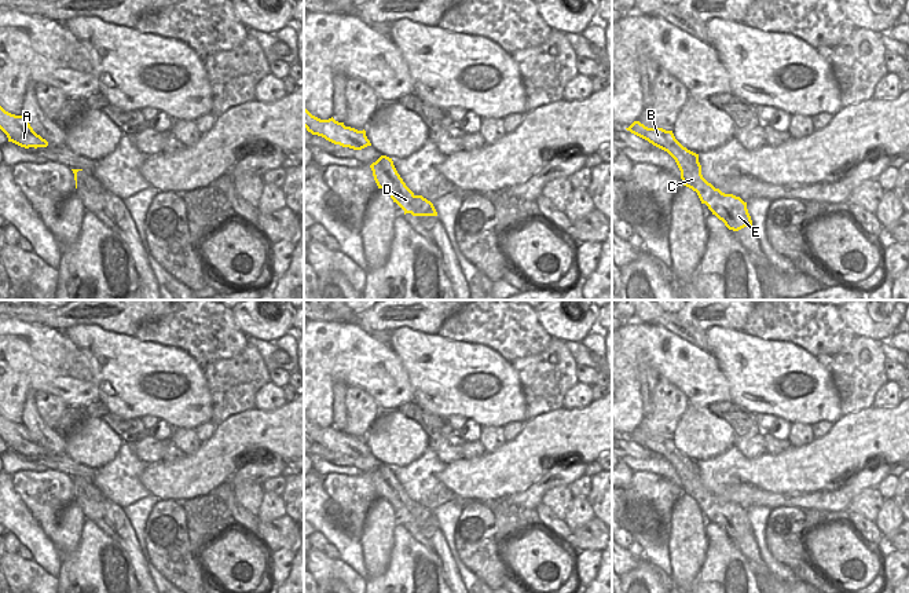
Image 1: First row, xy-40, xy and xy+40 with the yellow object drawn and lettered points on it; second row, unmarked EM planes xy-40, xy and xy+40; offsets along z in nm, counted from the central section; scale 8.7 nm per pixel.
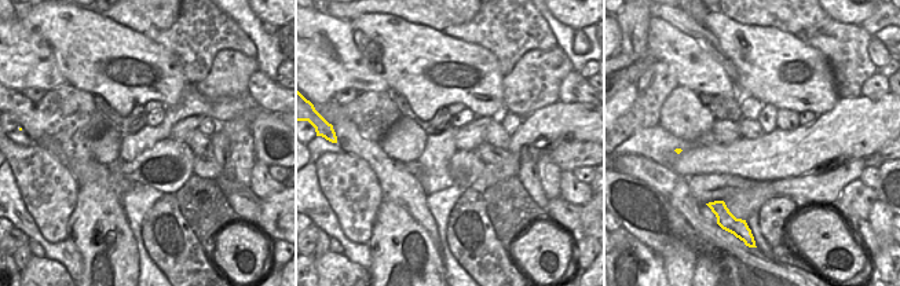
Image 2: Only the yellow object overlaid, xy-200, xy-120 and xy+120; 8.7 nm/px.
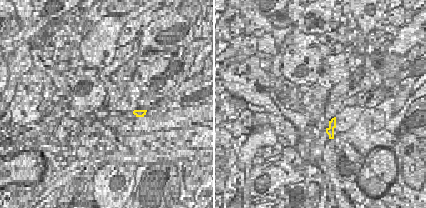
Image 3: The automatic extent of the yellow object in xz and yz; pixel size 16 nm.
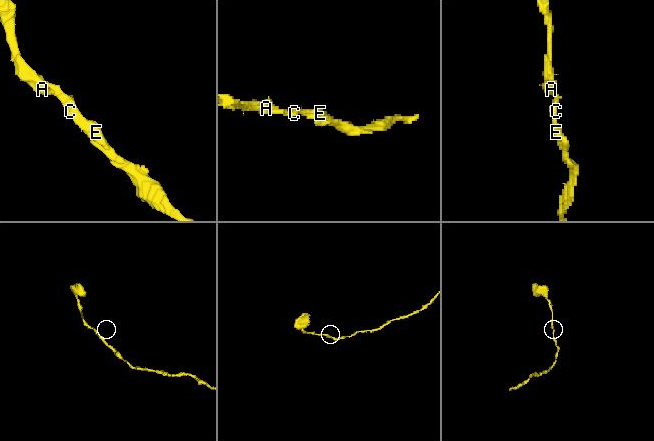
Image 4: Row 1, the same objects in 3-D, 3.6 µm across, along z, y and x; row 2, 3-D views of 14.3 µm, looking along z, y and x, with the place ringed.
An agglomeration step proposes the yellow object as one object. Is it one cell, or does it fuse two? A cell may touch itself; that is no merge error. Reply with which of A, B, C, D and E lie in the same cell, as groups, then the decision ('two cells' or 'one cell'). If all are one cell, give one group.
A B C D E; one cell

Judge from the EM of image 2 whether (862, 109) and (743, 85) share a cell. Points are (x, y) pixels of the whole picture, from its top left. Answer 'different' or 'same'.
different

